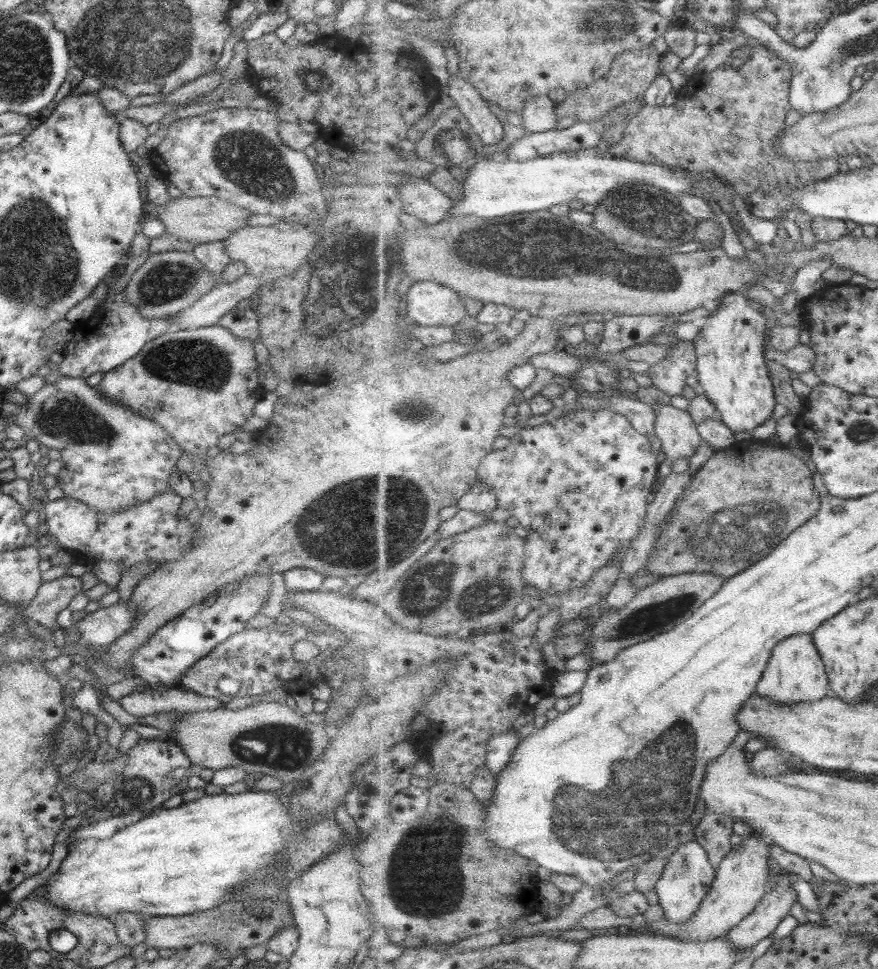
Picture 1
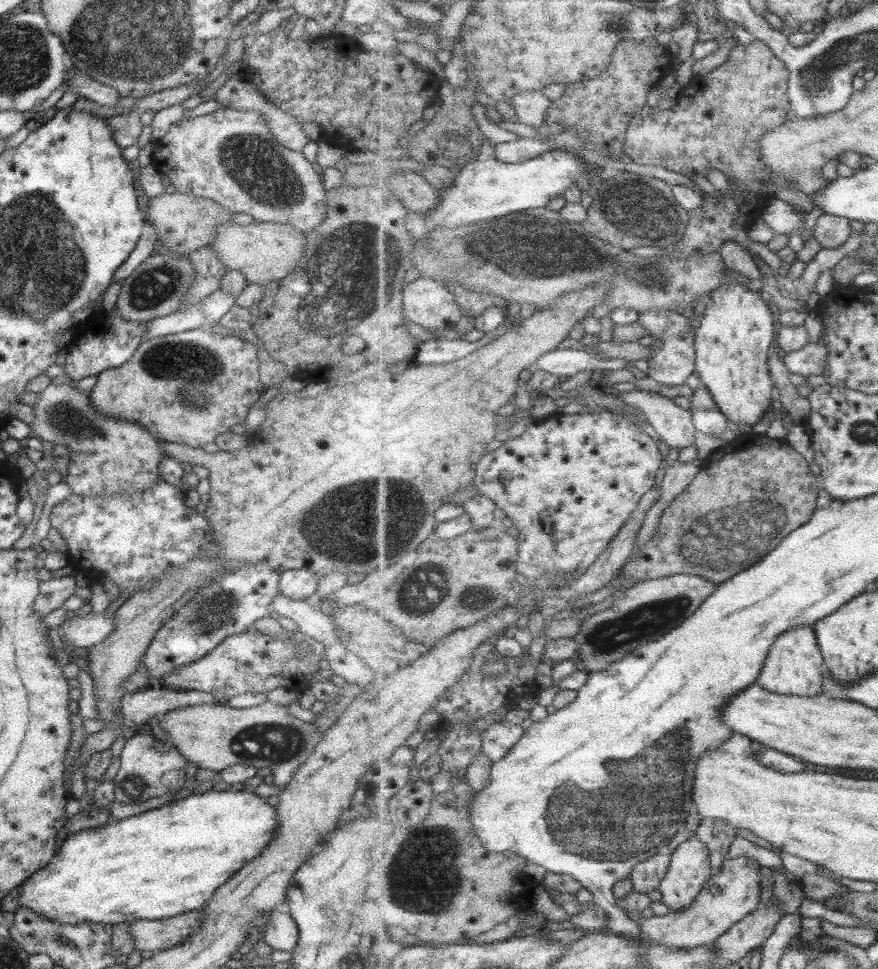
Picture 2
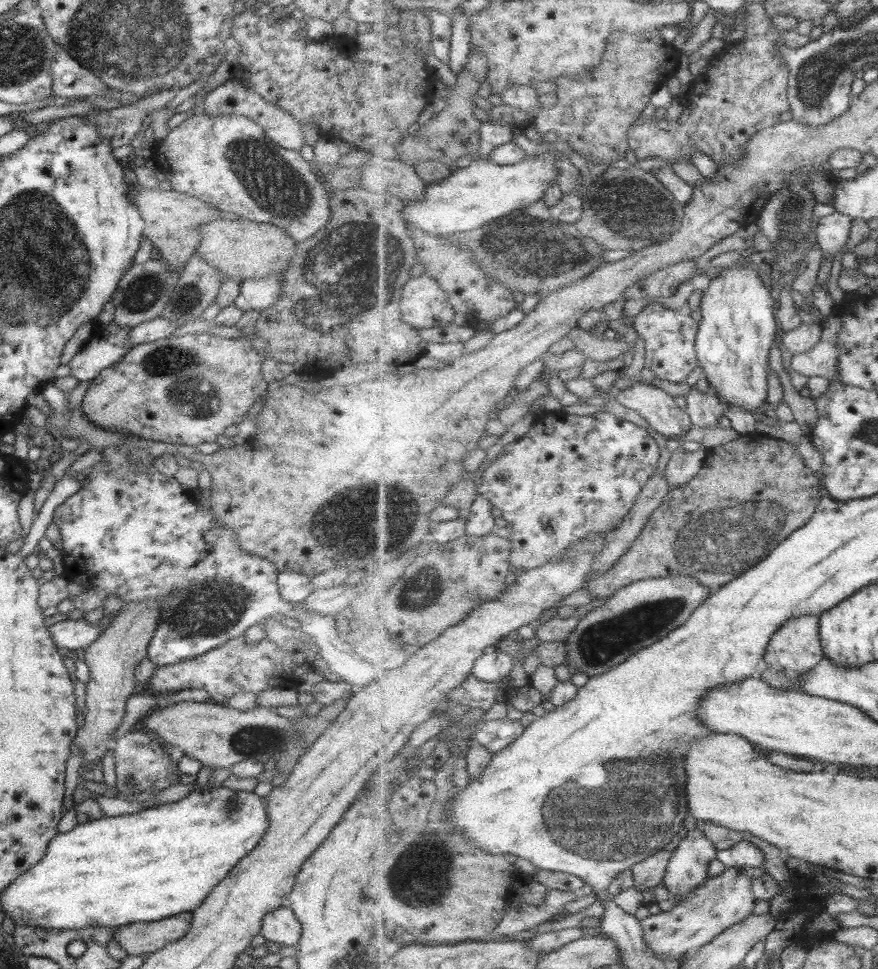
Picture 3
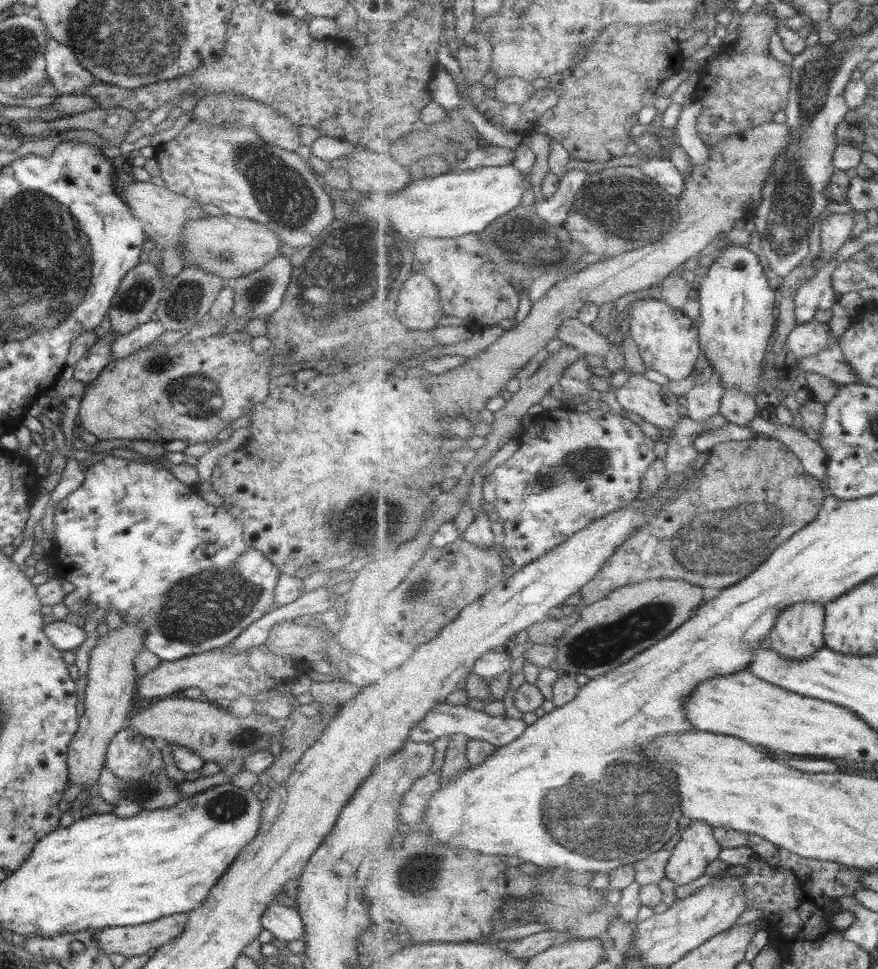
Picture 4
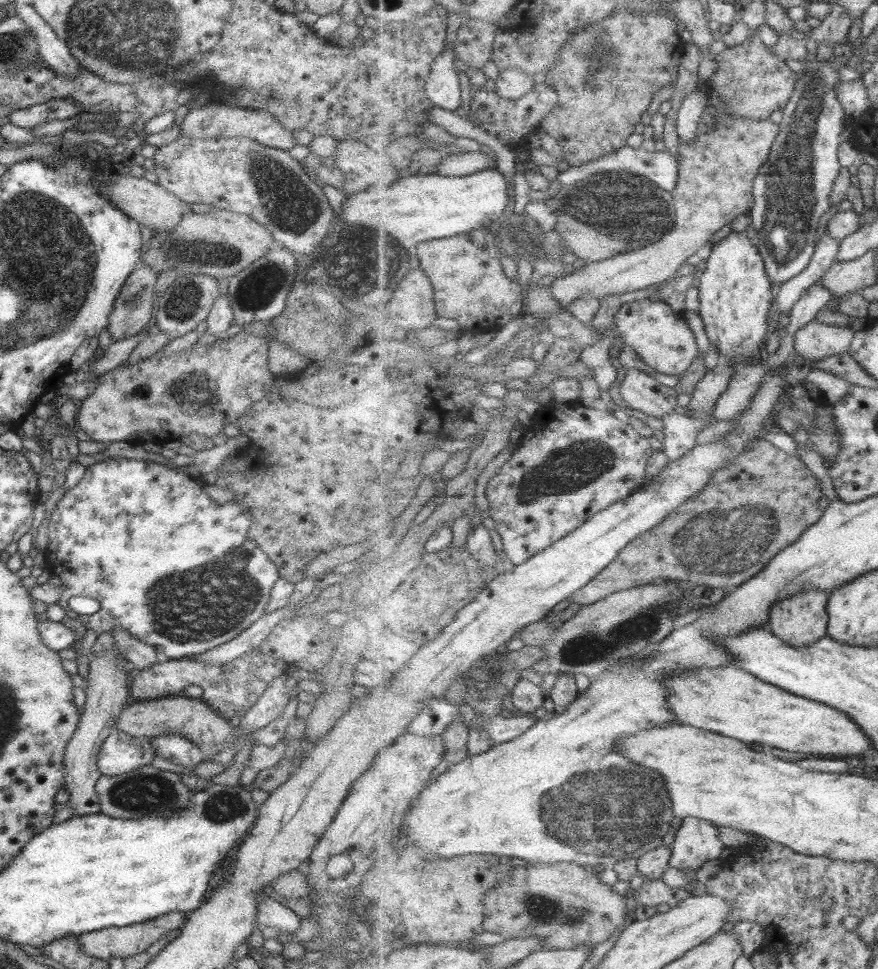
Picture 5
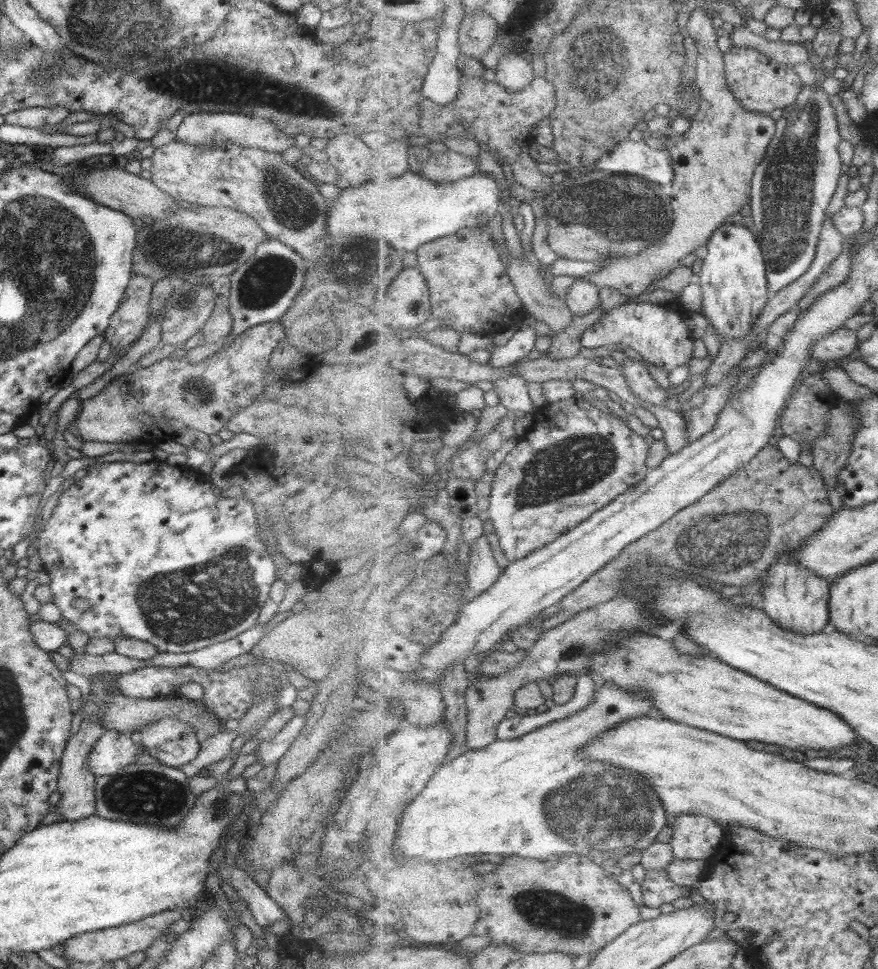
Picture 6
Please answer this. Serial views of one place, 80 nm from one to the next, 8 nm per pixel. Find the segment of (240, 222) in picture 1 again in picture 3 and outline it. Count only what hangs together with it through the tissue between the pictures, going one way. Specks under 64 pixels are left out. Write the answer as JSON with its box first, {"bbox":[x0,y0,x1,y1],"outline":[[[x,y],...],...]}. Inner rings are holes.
{"bbox":[131,188,219,269],"outline":[[[131,188],[132,203],[144,222],[143,235],[155,246],[170,269],[182,269],[200,243],[198,228],[219,219],[219,210],[194,196],[170,190]]]}

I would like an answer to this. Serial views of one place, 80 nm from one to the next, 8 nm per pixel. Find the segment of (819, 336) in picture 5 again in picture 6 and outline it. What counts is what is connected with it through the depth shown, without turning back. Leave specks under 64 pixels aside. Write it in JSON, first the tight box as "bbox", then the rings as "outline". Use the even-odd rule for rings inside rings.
{"bbox":[812,330,857,360],"outline":[[[835,330],[831,334],[825,335],[824,339],[819,339],[812,346],[812,356],[825,360],[837,360],[840,357],[856,357],[857,336],[854,333]]]}

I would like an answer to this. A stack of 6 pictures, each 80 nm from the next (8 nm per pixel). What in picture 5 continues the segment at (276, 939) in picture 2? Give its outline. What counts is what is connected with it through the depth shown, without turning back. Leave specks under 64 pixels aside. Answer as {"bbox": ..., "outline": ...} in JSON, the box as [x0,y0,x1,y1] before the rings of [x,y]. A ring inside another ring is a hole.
{"bbox":[256,892,300,936],"outline":[[[256,892],[256,901],[256,922],[259,926],[277,928],[280,934],[295,936],[295,930],[300,926],[300,917],[292,909],[273,901],[262,892]]]}

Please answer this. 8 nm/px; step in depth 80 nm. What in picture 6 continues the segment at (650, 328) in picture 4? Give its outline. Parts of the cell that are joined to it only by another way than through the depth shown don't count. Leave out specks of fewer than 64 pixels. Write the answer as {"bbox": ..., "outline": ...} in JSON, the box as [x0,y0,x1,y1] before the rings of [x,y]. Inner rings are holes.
{"bbox":[580,299,694,373],"outline":[[[640,299],[624,302],[605,314],[595,325],[591,326],[580,340],[585,348],[597,348],[612,344],[625,344],[636,350],[647,364],[656,365],[667,373],[673,372],[677,366],[684,366],[693,358],[694,337],[691,330],[685,324],[687,318],[683,318],[677,310],[669,310],[665,306],[657,306],[657,303]],[[673,330],[685,330],[683,334],[673,334]]]}

